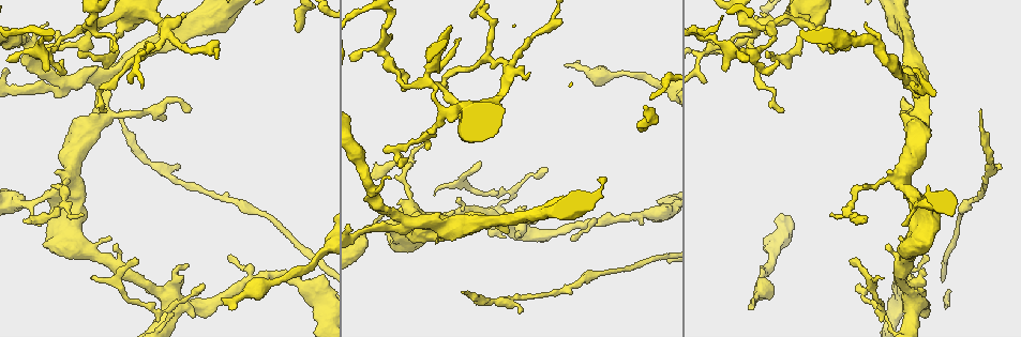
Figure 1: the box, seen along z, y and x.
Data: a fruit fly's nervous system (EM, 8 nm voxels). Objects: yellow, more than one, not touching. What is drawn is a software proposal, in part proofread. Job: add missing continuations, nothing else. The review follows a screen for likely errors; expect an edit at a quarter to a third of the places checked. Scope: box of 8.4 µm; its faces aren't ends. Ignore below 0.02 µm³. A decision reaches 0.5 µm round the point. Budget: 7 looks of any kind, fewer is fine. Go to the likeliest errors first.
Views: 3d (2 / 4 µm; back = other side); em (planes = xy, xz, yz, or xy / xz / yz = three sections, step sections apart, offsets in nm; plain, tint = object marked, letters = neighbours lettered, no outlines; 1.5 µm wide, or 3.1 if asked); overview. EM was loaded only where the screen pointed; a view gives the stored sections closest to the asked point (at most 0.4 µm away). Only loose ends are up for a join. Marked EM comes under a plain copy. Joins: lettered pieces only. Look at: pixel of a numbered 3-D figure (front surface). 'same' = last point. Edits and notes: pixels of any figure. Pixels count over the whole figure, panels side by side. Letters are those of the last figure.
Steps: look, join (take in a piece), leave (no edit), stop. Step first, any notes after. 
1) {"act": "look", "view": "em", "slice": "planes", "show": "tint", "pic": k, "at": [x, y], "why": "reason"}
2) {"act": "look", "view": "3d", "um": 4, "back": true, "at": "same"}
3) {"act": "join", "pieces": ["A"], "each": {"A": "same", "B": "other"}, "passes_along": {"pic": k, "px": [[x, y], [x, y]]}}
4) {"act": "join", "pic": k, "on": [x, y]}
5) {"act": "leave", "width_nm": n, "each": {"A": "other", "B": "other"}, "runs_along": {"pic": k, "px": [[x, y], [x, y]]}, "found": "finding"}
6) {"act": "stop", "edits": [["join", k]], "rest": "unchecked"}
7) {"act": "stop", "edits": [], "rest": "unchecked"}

{"act": "look", "view": "3d", "um": 2, "pic": 1, "at": [422, 144], "why": "branch stops here"}

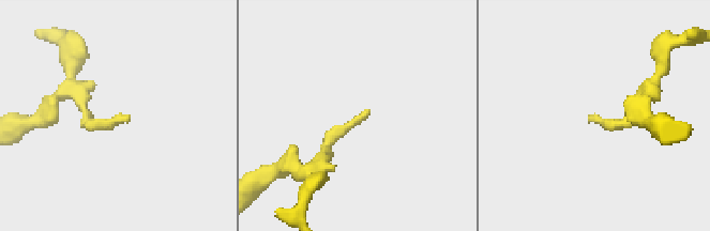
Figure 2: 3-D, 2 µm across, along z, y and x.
{"act": "look", "view": "em", "slice": "planes", "show": "letters", "pic": 2, "at": [367, 112]}

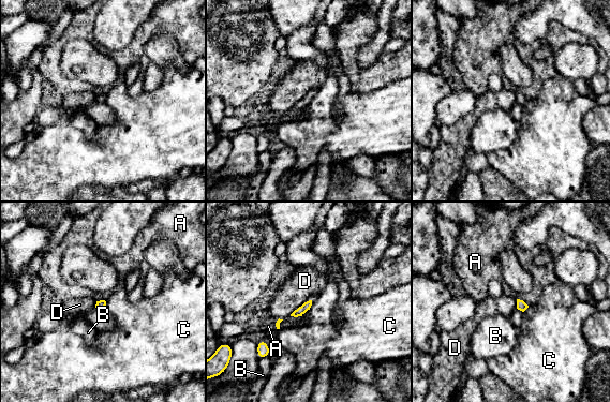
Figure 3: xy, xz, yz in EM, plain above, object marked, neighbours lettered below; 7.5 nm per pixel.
{"act": "leave", "longest_contact_nm": ["D", 200], "each": {"A": "other", "B": "other", "C": "other", "D": "other"}, "found": "no lettered piece goes on from it"}

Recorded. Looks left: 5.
{"act": "look", "view": "em", "slice": "planes", "show": "letters", "pic": 1, "at": [528, 72], "why": "an open end"}

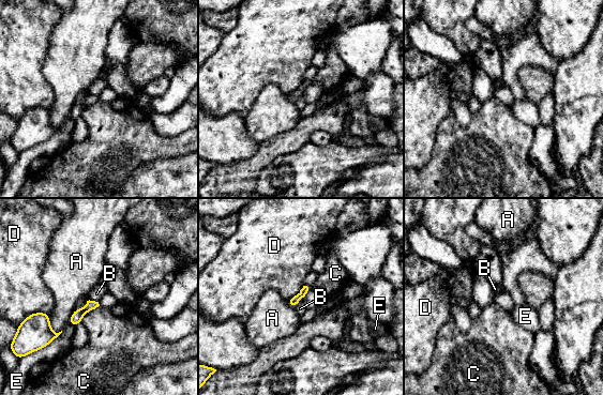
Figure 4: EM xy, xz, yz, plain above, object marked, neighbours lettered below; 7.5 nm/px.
{"act": "leave", "each": {"A": "other", "B": "other", "C": "other", "D": "other", "E": "other"}, "found": "none of them fits"}

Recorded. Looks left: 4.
{"act": "look", "view": "3d", "um": 4, "pic": 1, "at": [47, 71], "why": "an open end"}

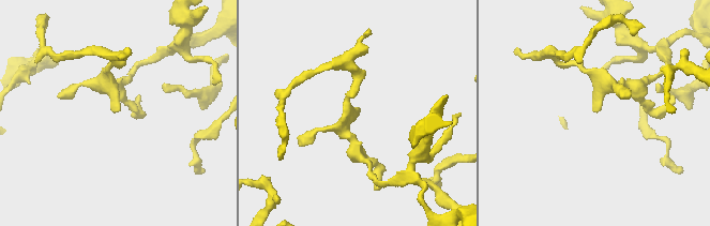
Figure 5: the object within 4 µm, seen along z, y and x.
{"act": "look", "view": "em", "slice": "yz", "step": 8, "show": "tint", "pic": 5, "at": [593, 110]}

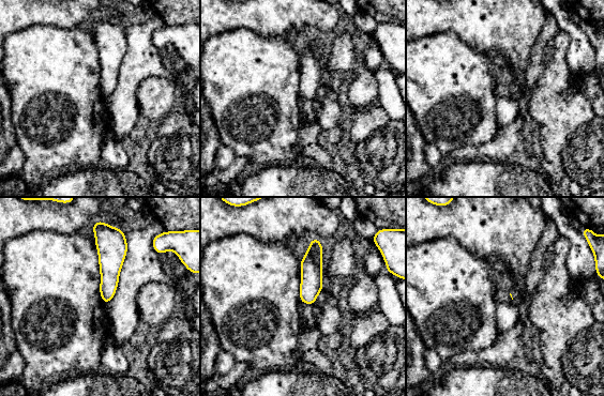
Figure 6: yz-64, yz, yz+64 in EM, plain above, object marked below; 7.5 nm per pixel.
{"act": "look", "view": "em", "slice": "planes", "show": "letters", "at": "same"}

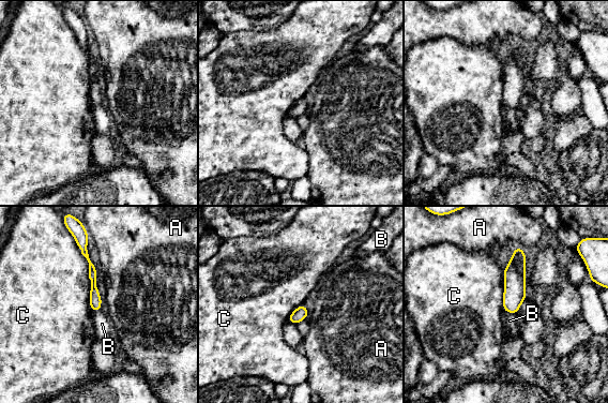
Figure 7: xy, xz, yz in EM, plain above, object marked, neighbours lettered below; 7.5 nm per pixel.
{"act": "leave", "longest_contact_nm": ["C", 600], "each": {"A": "other", "B": "other", "C": "other"}, "border": {"pic": 7, "px": [[503, 311], [516, 314]]}, "found": "none of them fits"}

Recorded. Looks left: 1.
{"act": "stop", "edits": [], "rest": "unchecked"}

